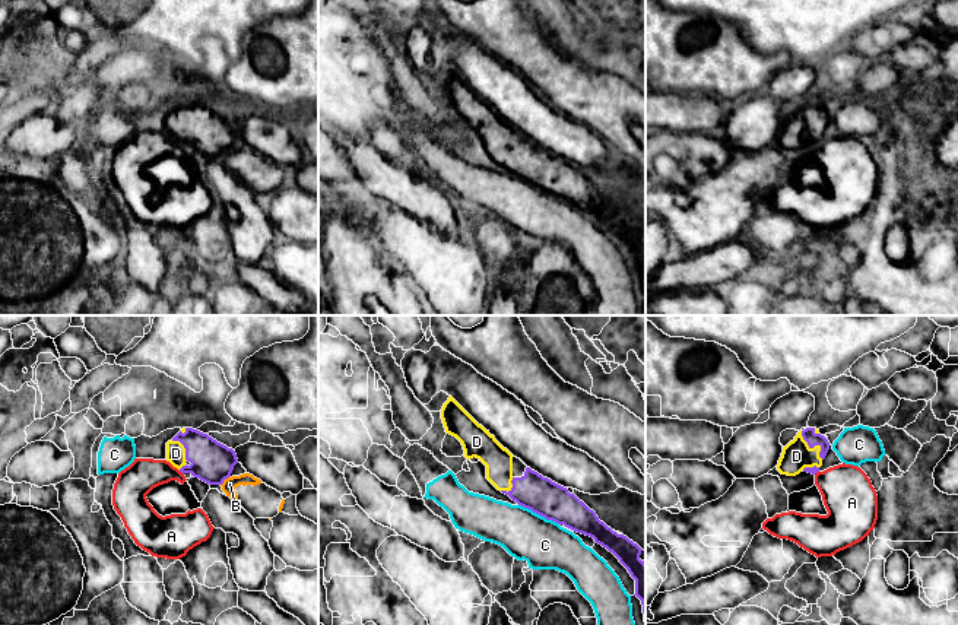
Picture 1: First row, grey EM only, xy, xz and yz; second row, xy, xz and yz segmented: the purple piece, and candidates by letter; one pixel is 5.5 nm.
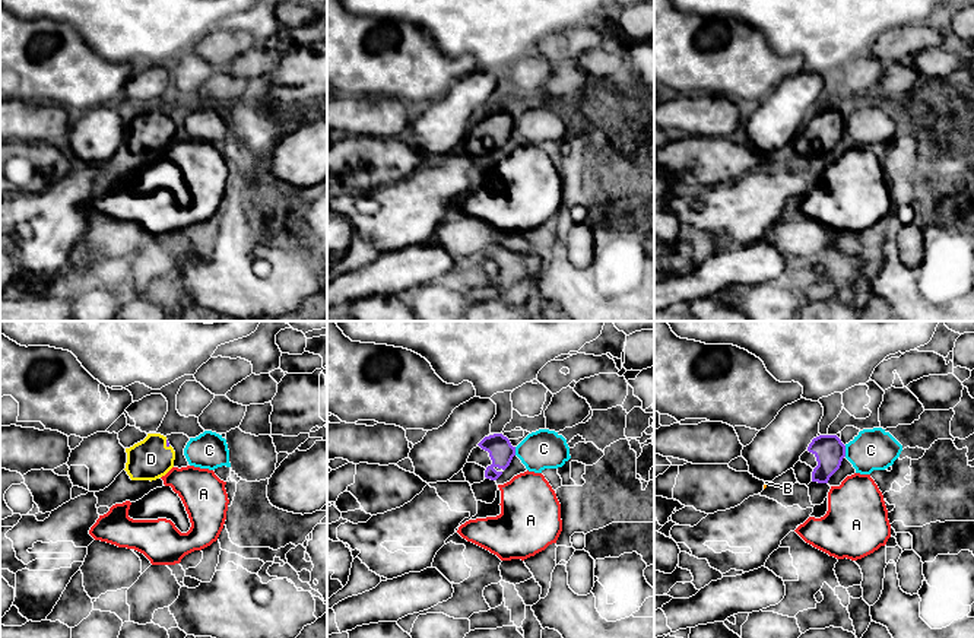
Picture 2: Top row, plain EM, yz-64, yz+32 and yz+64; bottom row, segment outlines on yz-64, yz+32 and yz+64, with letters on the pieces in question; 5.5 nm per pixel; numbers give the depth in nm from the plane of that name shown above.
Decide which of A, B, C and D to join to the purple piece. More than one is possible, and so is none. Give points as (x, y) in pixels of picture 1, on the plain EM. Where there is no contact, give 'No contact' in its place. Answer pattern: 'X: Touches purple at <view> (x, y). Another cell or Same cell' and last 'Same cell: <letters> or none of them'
A: Touches purple at xy (181, 145). Another cell
B: Touches purple at xy (224, 152). Another cell
C: Touches purple at xz (539, 187). Another cell
D: Touches purple at yz (814, 119). Same cell
Same cell: D

